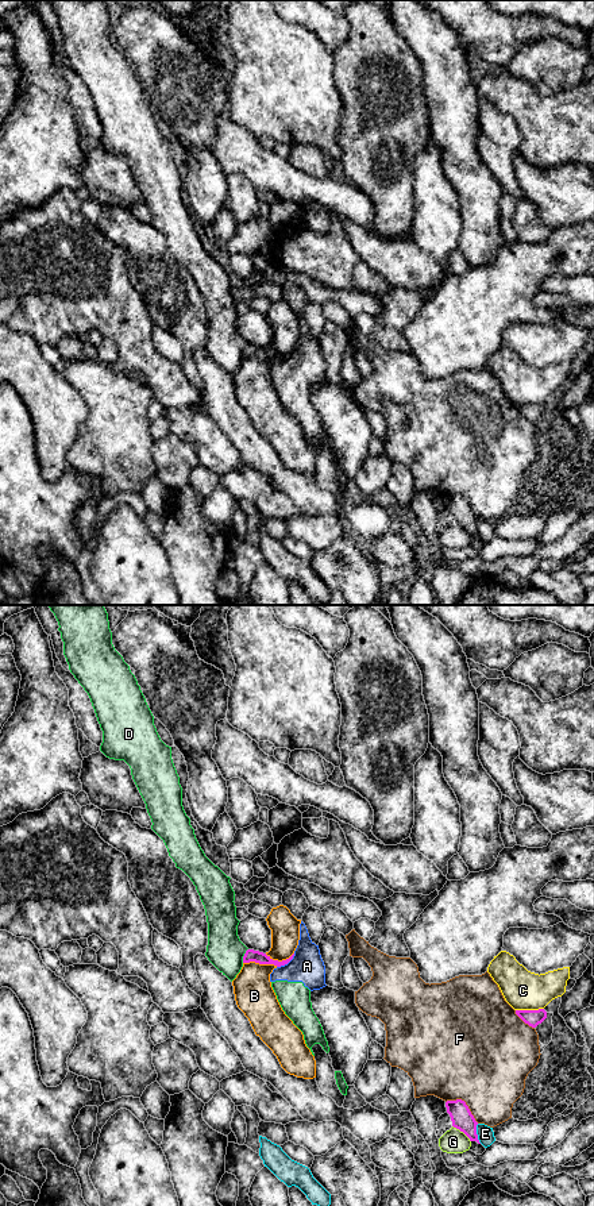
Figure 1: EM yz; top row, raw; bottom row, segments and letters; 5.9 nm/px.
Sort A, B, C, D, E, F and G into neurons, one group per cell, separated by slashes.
A D / B / C / E / F / G

